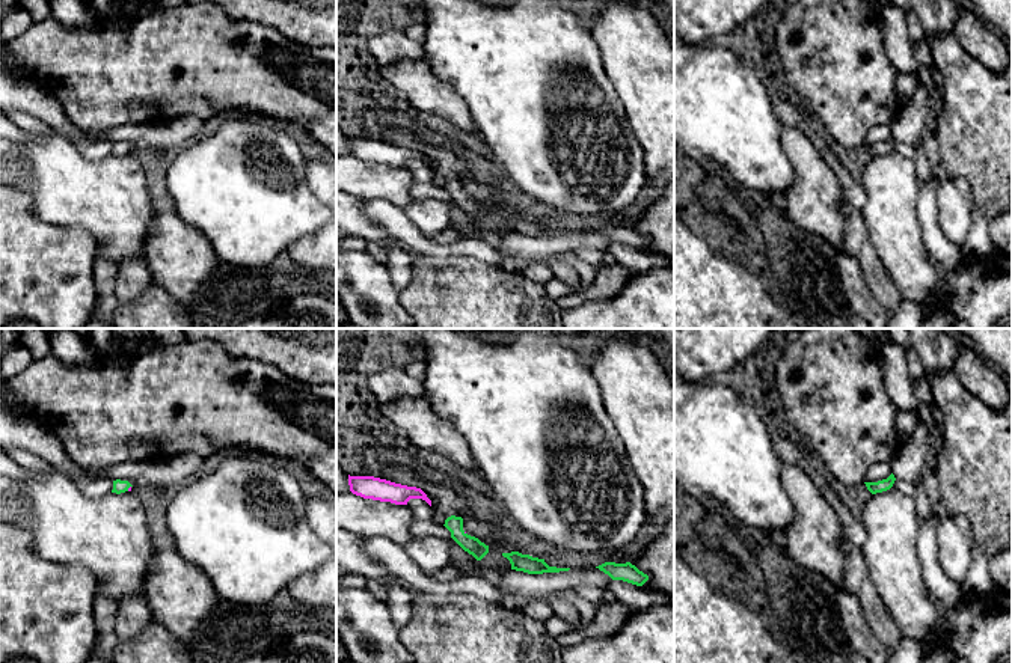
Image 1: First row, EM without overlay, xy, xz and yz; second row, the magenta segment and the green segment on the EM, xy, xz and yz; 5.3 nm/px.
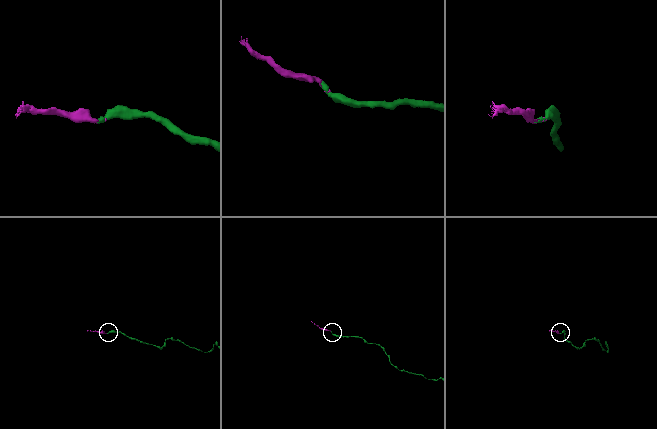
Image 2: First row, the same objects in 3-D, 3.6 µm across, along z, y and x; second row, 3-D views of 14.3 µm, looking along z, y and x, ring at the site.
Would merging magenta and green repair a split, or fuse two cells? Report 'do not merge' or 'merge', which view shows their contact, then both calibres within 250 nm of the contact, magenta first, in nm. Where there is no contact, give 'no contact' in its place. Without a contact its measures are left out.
merge; meets magenta in xy; 20 nm thick on the magenta side, 70 nm on the other

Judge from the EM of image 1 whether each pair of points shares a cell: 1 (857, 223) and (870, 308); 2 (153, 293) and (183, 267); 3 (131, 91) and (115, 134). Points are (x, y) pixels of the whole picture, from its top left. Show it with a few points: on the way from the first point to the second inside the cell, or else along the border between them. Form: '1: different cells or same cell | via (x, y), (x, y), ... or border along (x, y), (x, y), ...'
1: different cells | border along (846, 253), (857, 261), (866, 285), (887, 312)
2: different cells | border along (154, 282), (186, 308)
3: different cells | border along (153, 122), (122, 124), (101, 134), (83, 131)

